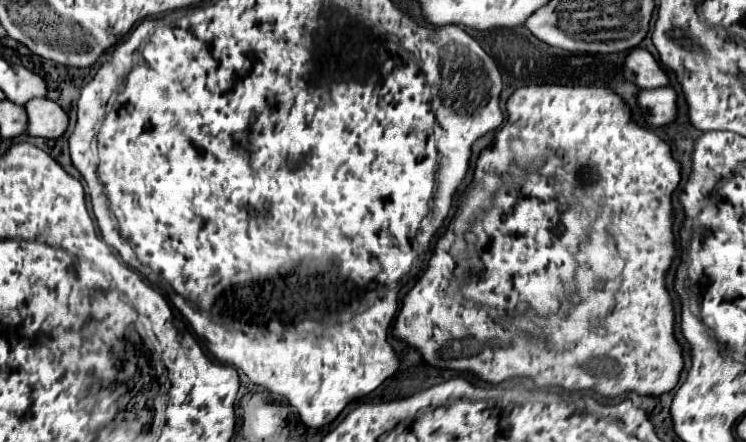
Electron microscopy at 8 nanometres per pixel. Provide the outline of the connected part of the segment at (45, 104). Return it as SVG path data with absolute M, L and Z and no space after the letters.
M31 98L23 104L27 112L27 134L43 138L59 138L67 128L67 112L47 98Z

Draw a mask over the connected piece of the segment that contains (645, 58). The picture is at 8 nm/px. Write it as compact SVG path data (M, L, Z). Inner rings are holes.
M633 48L625 62L623 62L623 76L633 82L639 88L657 88L657 86L667 86L669 78L661 70L659 62L643 48ZM629 70L631 70L631 80L629 80Z

